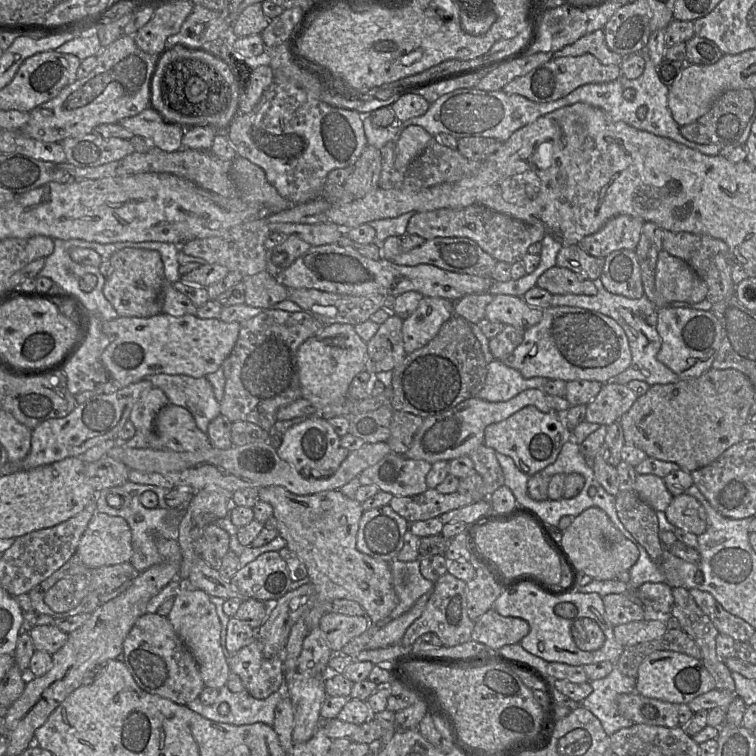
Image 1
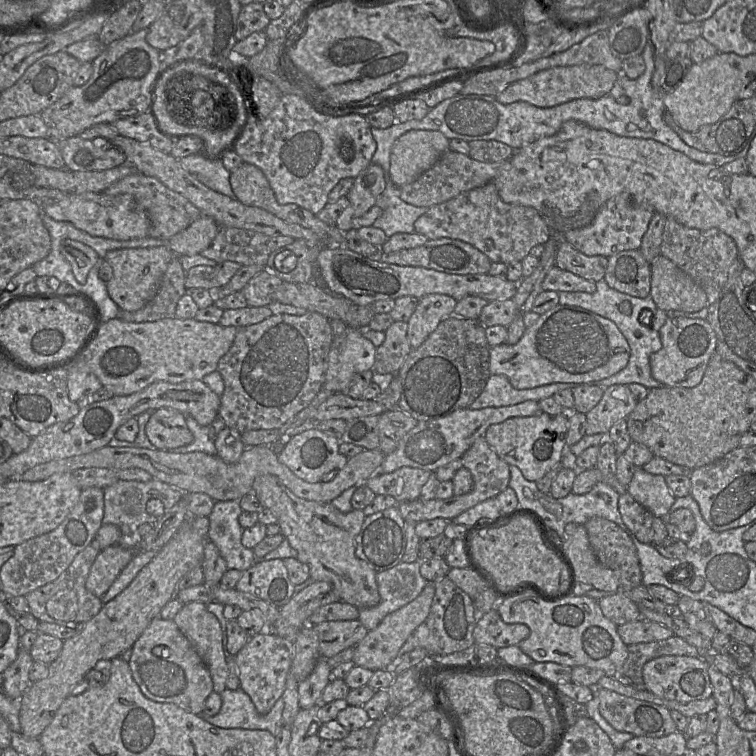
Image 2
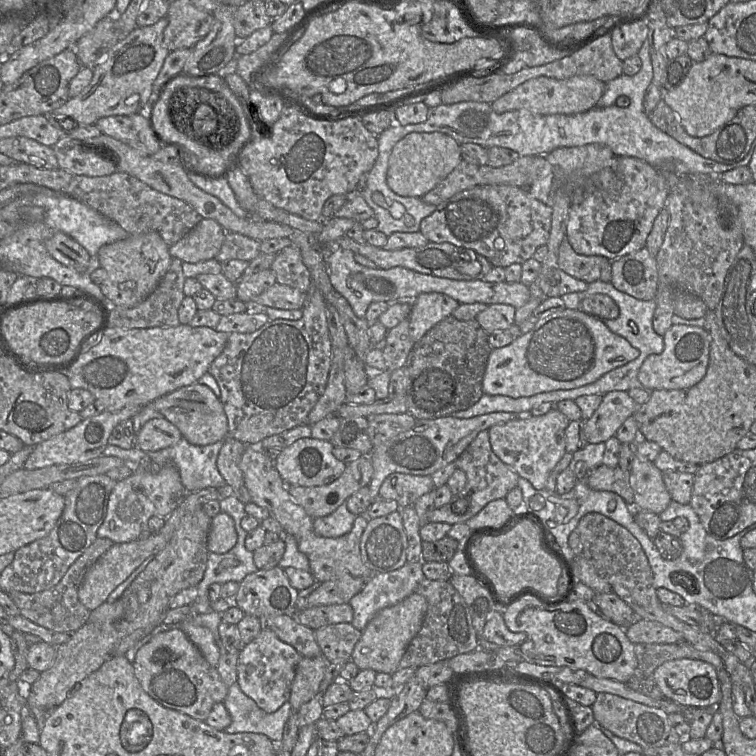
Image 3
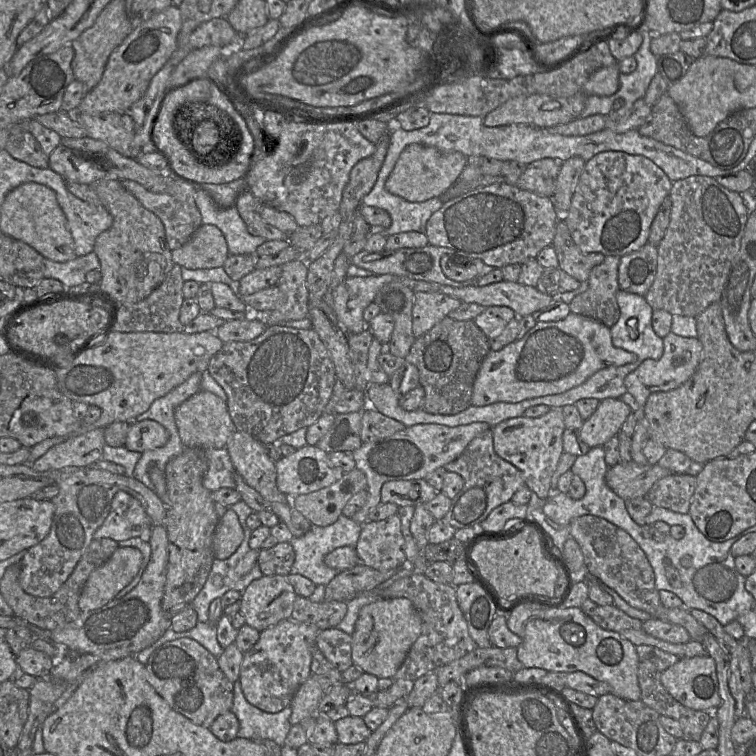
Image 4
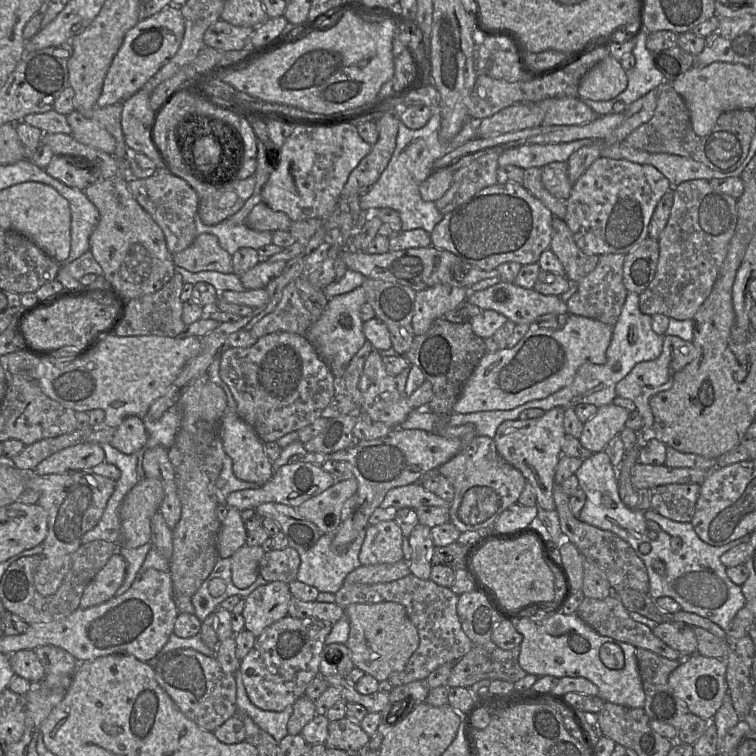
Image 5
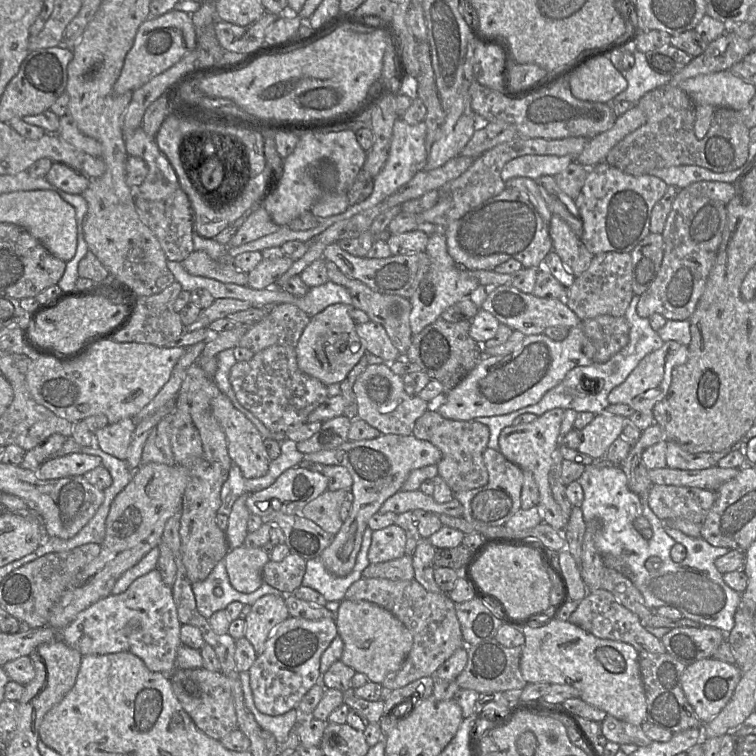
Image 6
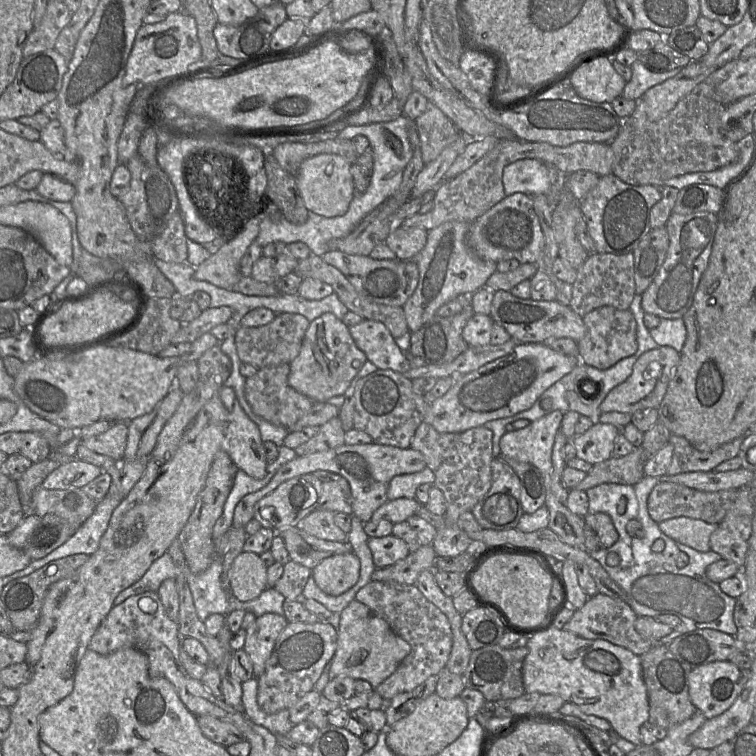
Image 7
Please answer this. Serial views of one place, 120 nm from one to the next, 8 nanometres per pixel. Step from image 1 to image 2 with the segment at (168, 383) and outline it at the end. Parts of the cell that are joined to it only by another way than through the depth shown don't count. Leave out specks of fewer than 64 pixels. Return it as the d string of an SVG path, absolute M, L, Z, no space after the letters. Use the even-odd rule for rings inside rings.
M189 415L185 417L194 440L192 443L172 451L176 453L204 452L209 455L217 455L215 439L218 433L226 427L223 419L218 415L210 425L202 426L193 417Z

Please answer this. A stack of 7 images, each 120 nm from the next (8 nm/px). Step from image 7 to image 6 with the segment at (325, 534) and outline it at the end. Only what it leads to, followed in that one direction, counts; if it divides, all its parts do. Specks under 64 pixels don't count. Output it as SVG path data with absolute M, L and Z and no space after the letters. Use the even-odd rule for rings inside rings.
M326 490L320 496L310 501L301 510L301 515L313 521L327 533L335 535L342 527L340 508L349 496L347 490Z

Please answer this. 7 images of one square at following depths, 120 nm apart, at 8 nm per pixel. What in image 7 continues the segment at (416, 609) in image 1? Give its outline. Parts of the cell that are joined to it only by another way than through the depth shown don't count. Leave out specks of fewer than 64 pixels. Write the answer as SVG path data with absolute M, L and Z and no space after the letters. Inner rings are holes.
M354 599L340 613L335 653L328 664L330 679L350 677L369 682L373 689L388 678L409 654L410 645L366 605Z

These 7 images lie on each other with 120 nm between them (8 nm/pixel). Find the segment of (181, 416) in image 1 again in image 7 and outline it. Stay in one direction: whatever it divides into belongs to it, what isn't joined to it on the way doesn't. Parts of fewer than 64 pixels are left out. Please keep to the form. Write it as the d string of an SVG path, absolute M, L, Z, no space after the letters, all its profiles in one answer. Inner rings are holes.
M113 422L108 430L84 438L81 442L91 451L122 462L128 437L128 423Z

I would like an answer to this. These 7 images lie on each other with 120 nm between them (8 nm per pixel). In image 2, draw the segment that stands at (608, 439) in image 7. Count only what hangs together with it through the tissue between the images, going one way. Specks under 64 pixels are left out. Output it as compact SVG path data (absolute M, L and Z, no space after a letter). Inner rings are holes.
M627 385L605 388L598 404L586 413L586 434L607 435L614 424L626 420L637 404L638 400Z

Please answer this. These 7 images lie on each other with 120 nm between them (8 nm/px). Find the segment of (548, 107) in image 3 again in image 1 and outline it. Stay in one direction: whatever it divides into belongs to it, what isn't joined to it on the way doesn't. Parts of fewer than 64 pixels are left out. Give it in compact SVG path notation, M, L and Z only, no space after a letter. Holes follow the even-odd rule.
M590 54L576 57L554 58L524 76L517 77L503 87L507 94L521 95L537 103L548 103L561 99L580 86L592 83L607 83L616 80L621 75L619 66L603 65Z

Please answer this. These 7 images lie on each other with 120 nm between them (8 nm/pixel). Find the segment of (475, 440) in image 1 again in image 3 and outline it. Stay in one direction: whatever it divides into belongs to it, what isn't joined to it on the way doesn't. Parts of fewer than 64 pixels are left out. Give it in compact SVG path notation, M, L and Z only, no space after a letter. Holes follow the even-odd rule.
M492 412L464 419L445 416L435 420L421 420L413 429L373 447L368 455L373 466L373 476L368 485L372 503L378 498L381 484L389 475L403 473L431 476L437 470L453 463L479 432L488 430L493 425L504 424L517 417L520 416L512 412Z

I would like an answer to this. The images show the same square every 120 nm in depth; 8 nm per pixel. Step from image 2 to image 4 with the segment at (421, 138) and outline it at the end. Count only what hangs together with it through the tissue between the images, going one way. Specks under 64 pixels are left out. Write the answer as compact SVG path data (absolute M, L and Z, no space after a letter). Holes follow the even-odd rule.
M410 144L400 154L385 182L390 193L410 202L424 202L442 195L458 180L468 158L461 152L441 152L435 147Z

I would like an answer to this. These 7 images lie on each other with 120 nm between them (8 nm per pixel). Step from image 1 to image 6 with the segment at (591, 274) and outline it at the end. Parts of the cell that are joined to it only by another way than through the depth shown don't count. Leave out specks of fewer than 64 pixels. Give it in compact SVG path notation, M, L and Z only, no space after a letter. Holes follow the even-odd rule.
M552 214L549 222L552 250L560 257L565 267L575 276L588 269L594 255L588 251L569 225L558 215Z

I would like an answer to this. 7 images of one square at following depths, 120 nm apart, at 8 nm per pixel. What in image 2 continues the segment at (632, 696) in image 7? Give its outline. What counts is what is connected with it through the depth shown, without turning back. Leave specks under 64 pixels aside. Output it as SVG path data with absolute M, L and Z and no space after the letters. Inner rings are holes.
M531 591L498 601L496 609L505 623L525 624L530 635L518 646L534 662L555 662L561 665L575 667L586 666L602 670L606 676L613 676L623 665L628 656L628 646L622 641L617 632L617 625L604 616L598 600L582 595L570 596L555 602L546 602Z

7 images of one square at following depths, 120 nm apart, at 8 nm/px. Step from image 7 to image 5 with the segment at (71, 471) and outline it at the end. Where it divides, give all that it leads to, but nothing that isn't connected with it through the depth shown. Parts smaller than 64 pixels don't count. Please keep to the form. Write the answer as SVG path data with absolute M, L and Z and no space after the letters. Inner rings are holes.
M78 443L51 454L34 471L39 476L62 474L67 471L92 470L105 462L105 453L96 443Z

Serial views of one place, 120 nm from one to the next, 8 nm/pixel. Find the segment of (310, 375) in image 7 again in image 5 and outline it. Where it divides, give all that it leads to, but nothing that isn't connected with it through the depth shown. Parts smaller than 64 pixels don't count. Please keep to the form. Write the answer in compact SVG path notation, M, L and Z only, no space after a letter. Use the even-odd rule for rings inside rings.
M362 286L354 290L334 296L325 307L321 317L305 333L307 340L313 345L318 356L326 362L336 379L340 379L344 369L366 342L363 324L360 317L362 305L366 303L365 291Z

